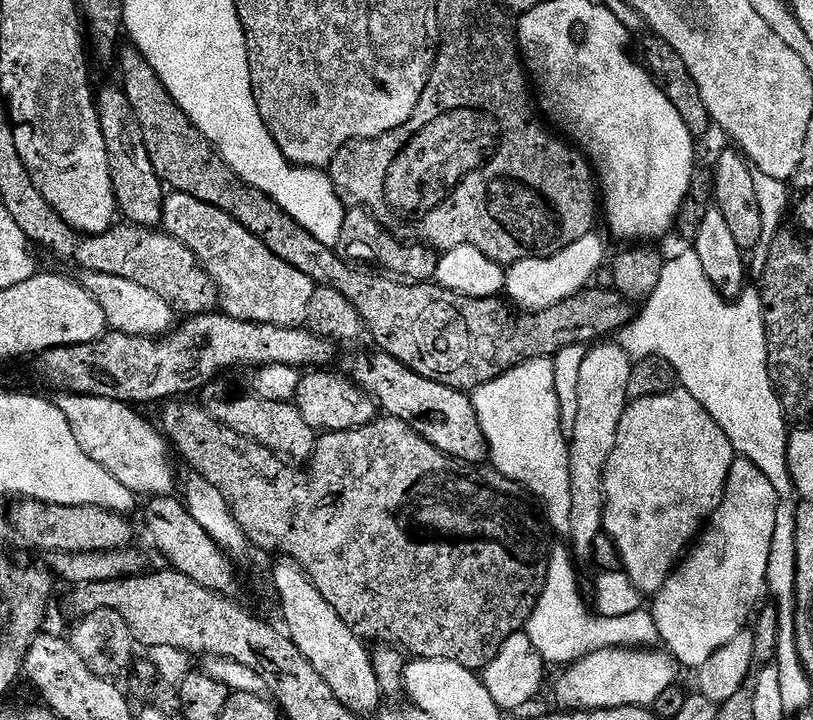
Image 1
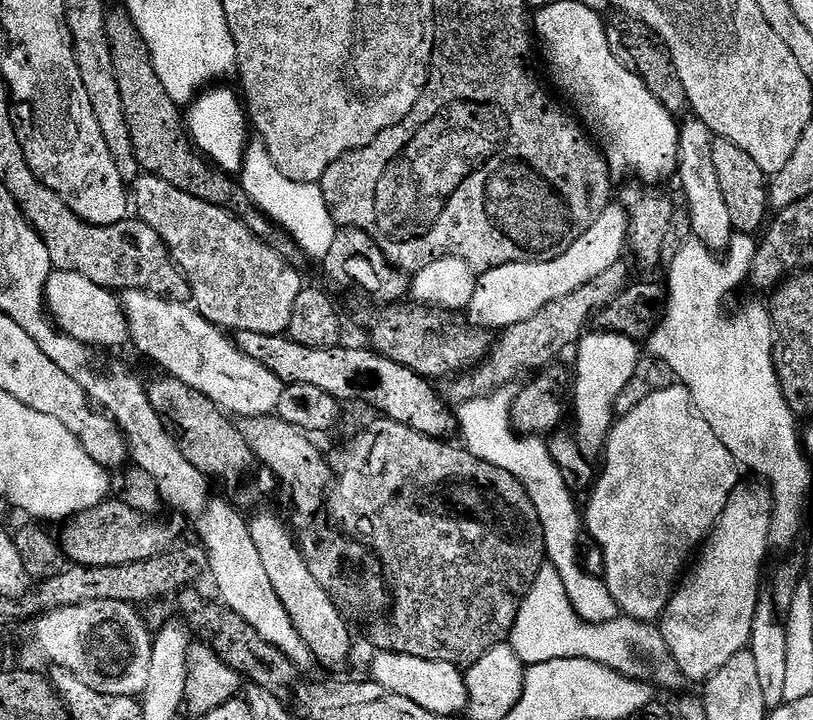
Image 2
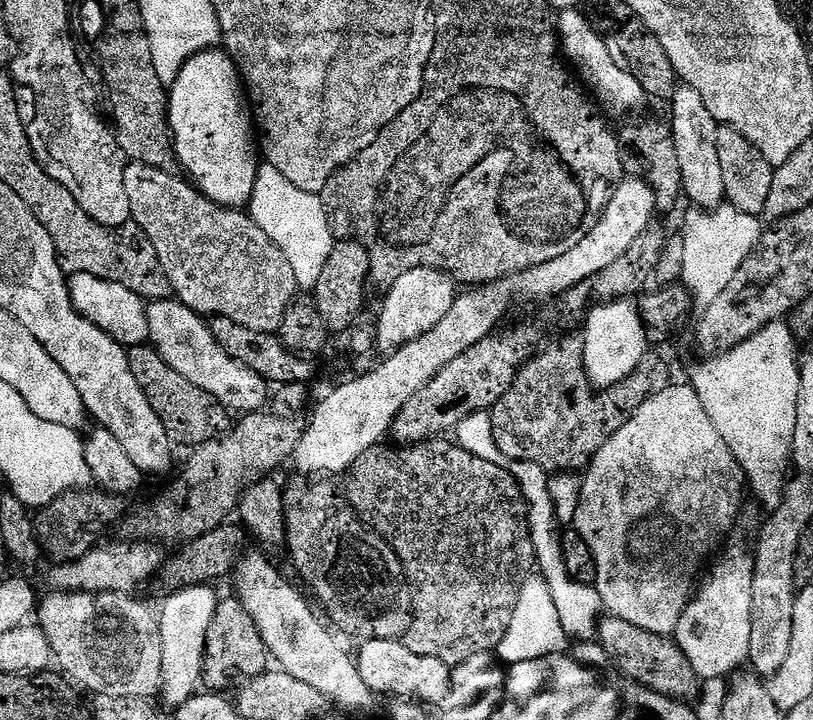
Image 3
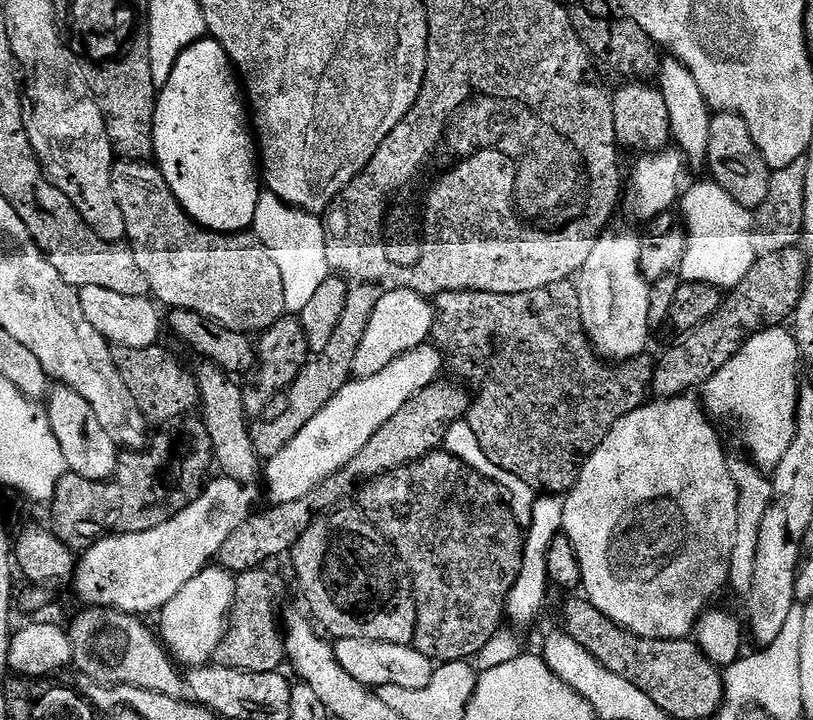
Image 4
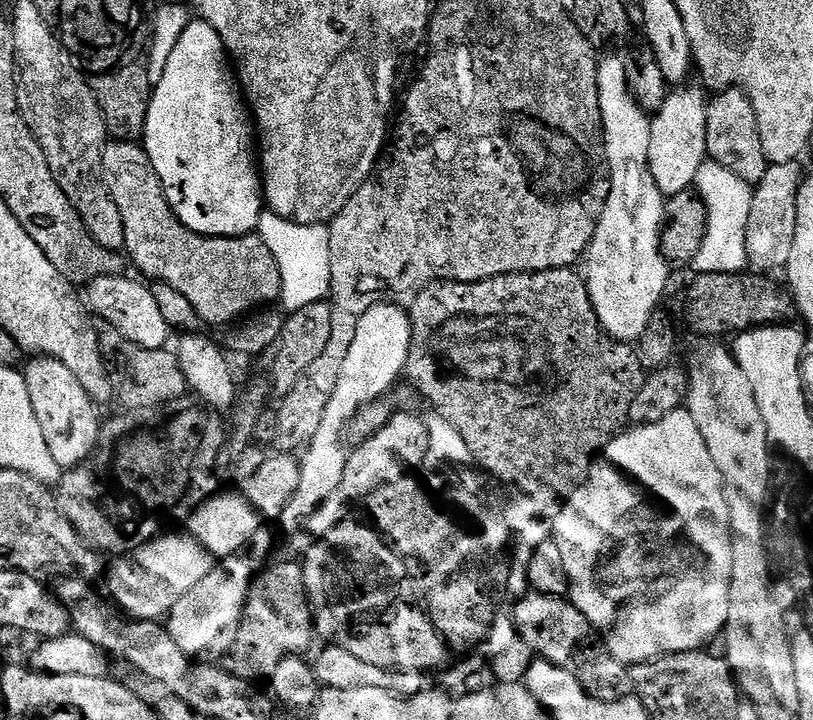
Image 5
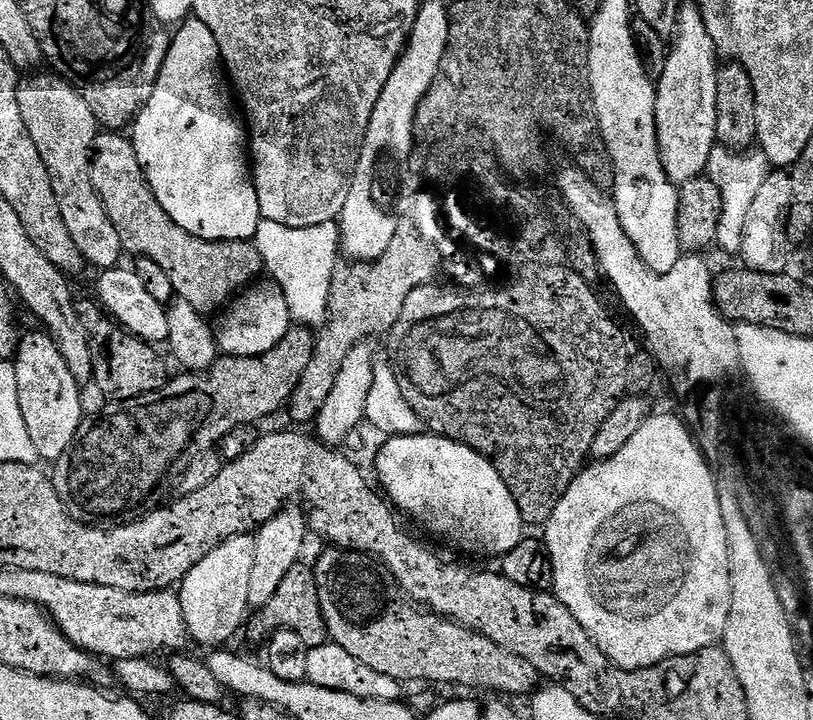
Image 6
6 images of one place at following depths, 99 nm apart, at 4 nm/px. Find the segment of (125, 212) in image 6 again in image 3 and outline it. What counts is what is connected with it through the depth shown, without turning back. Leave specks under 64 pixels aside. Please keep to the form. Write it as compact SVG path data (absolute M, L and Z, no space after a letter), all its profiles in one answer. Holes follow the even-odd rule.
M129 163L123 172L123 190L130 204L131 223L133 225L136 224L146 236L147 239L145 238L145 241L158 258L160 269L163 270L167 277L168 284L173 290L175 299L204 318L228 320L254 333L266 333L271 335L273 330L280 328L282 318L285 316L289 305L295 301L296 296L294 296L294 294L297 295L298 292L297 280L294 278L294 270L291 269L290 262L287 262L286 256L266 238L262 230L258 230L256 225L250 221L247 213L237 209L221 208L219 205L215 205L205 199L191 183L188 183L186 180L184 182L174 177L175 175L171 173L155 171L152 167L133 163Z

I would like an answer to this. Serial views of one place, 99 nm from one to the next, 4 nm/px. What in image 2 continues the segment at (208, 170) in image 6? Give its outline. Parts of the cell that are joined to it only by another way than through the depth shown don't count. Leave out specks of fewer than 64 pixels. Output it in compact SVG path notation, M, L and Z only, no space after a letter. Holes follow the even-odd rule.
M224 86L209 87L192 101L186 112L186 131L201 156L222 171L236 174L244 165L244 150L250 143L250 121L241 97L235 91L220 87Z

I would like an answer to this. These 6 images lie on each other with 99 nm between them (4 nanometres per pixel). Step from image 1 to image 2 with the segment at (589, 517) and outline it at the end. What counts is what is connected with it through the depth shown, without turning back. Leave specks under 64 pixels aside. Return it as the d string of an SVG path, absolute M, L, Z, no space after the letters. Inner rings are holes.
M603 330L589 331L587 335L581 339L576 352L576 385L570 388L570 404L576 407L576 430L574 429L574 437L580 448L581 454L589 462L595 461L596 456L599 457L603 453L604 446L608 442L608 436L612 432L614 417L616 416L616 399L622 390L626 390L626 382L630 382L630 378L634 374L635 368L642 355L641 349L638 350L637 341L619 336L613 332Z

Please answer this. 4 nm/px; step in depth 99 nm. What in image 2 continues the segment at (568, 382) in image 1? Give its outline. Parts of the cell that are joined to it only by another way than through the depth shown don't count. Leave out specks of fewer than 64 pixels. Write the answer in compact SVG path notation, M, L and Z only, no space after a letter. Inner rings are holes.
M497 390L486 396L463 401L455 409L459 435L464 435L463 443L468 451L518 478L518 482L534 502L534 510L538 510L547 563L552 564L562 578L562 585L577 615L583 618L603 617L609 613L608 590L603 583L598 582L597 577L586 575L580 564L576 547L578 538L582 535L582 512L579 507L576 509L576 500L560 473L560 468L568 470L574 481L589 483L593 479L594 470L592 472L592 466L581 454L571 433L553 433L547 439L548 448L539 436L517 434L512 427L513 399L511 391L508 393L508 390ZM588 592L592 592L592 596L588 596Z

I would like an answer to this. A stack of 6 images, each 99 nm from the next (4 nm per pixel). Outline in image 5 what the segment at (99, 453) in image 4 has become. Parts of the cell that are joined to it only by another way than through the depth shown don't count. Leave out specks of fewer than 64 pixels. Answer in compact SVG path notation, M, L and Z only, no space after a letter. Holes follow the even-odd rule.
M37 355L23 369L26 390L30 390L30 402L34 406L34 418L38 418L38 426L42 430L42 438L46 438L46 446L60 464L67 470L83 464L96 451L96 442L100 439L102 416L96 413L97 401L78 382L74 370L52 356Z

